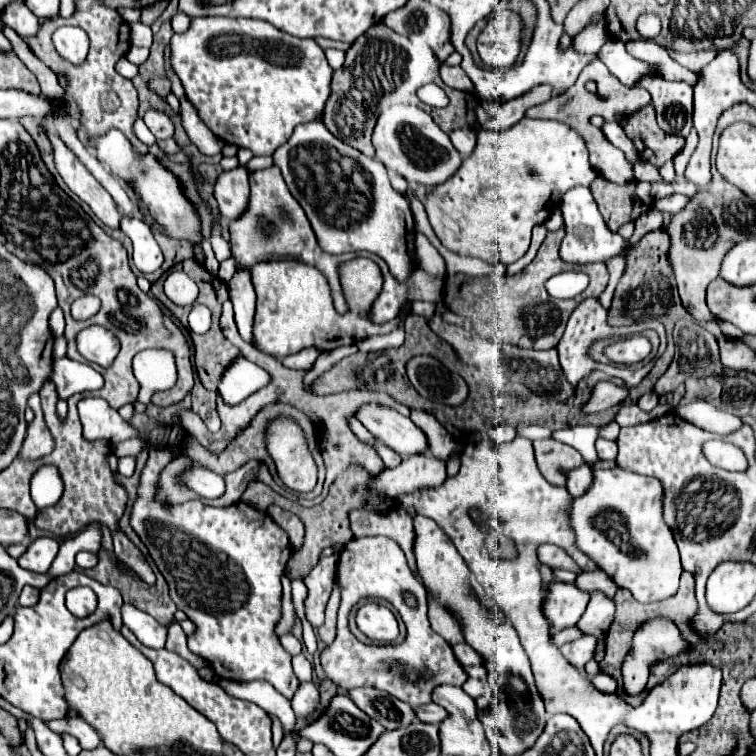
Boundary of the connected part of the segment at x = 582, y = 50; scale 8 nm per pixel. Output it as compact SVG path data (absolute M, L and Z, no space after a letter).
M601 20L595 26L587 26L583 32L579 32L573 38L573 48L579 54L597 54L597 50L609 40L609 32L605 26L605 20Z

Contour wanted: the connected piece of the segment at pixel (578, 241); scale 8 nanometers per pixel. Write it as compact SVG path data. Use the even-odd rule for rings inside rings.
M577 186L569 192L565 192L563 200L561 200L561 212L563 212L563 226L565 226L565 238L561 242L561 258L565 262L573 262L573 264L589 264L589 262L603 262L611 256L621 254L621 250L633 242L637 242L635 238L631 238L629 242L625 242L619 234L609 232L599 210L597 204L589 192L589 188L585 186Z

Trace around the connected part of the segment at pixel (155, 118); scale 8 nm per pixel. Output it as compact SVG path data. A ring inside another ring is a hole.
M149 110L149 118L143 118L143 120L157 140L169 140L173 136L173 122L169 116Z

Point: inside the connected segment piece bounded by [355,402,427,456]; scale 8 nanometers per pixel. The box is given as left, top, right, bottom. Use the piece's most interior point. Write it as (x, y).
(397, 431)

